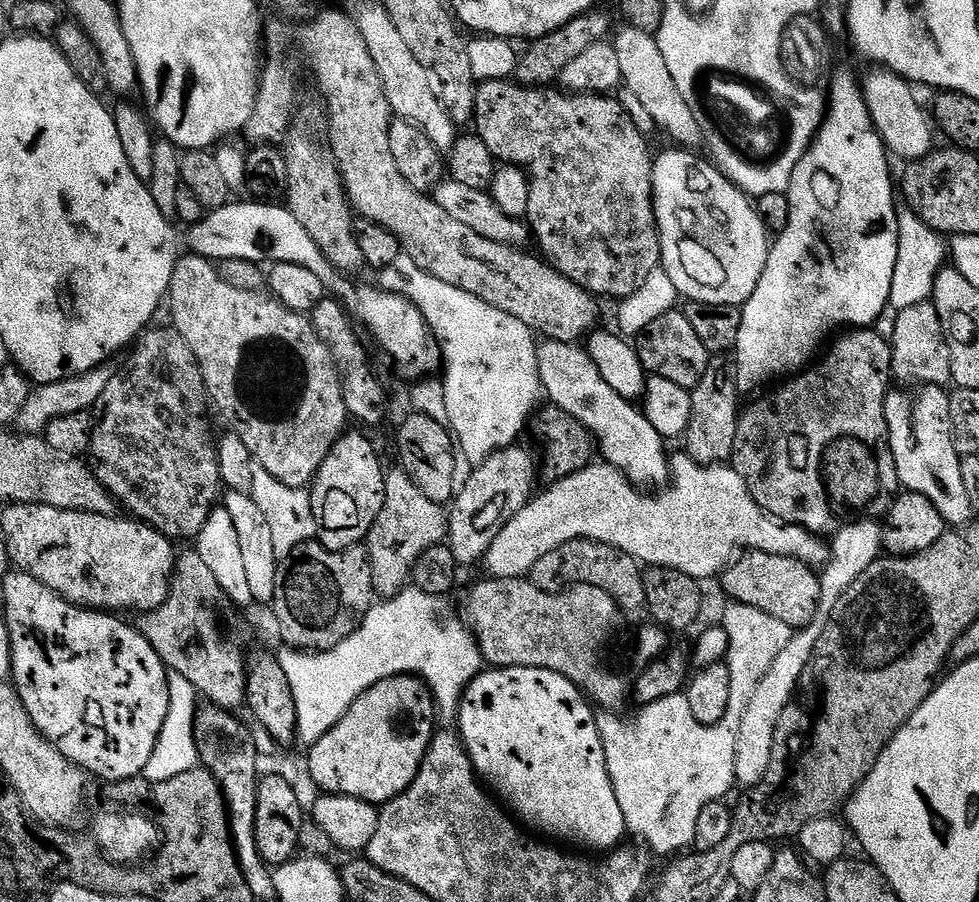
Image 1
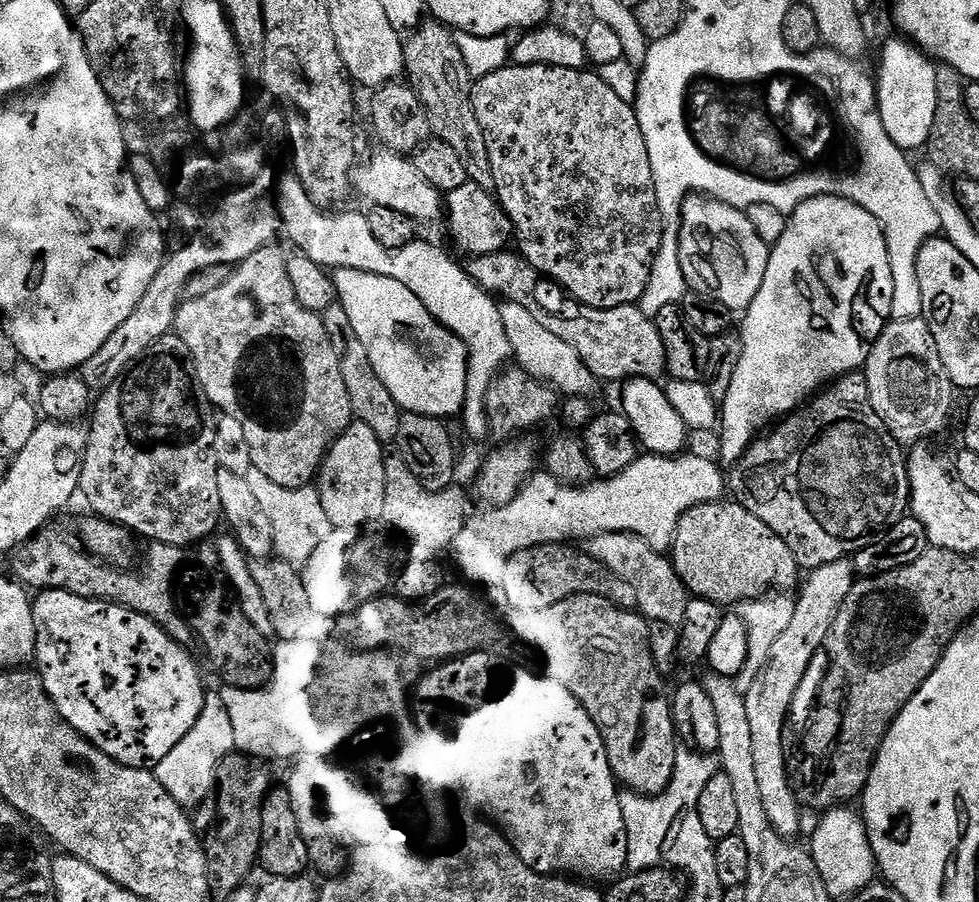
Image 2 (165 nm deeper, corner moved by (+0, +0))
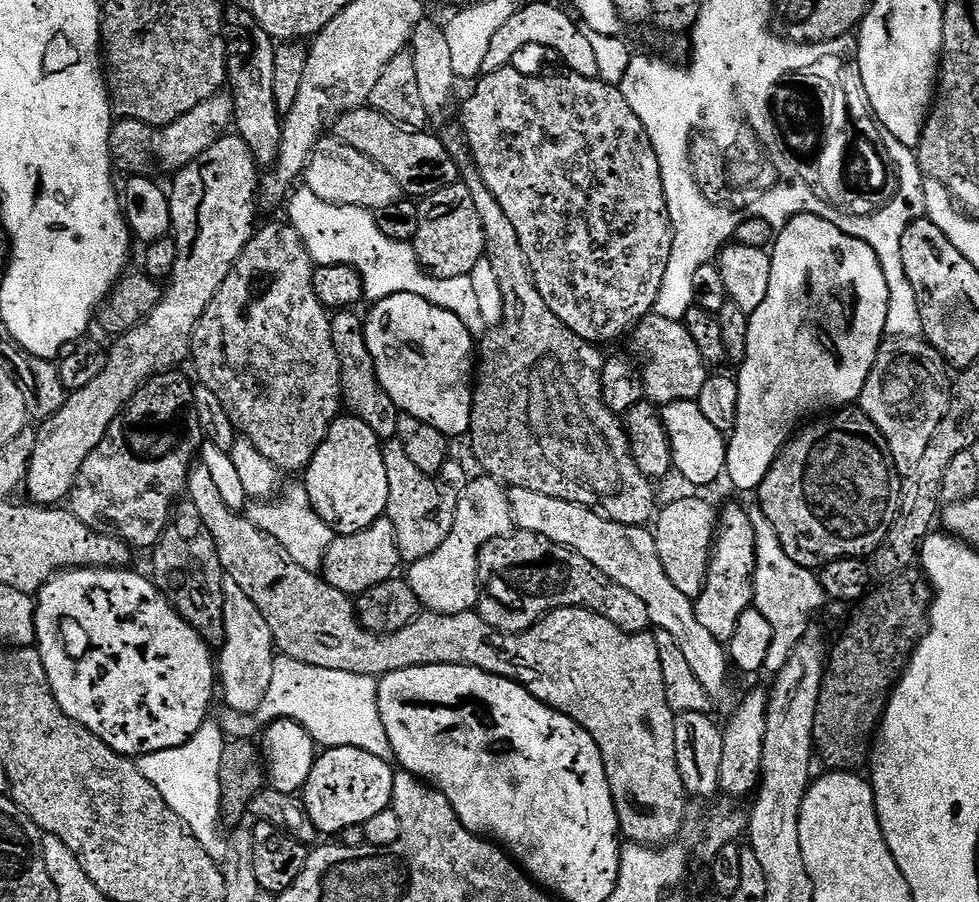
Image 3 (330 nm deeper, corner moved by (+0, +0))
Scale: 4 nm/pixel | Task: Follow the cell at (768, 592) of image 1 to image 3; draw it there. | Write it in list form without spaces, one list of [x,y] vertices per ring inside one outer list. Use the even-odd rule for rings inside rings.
[[[692,495],[696,496],[684,496],[681,500],[676,500],[665,508],[663,505],[659,509],[654,520],[654,525],[656,524],[654,535],[658,546],[658,558],[662,558],[662,570],[666,570],[670,582],[674,582],[674,586],[682,590],[682,594],[695,598],[704,589],[704,579],[708,573],[708,557],[712,555],[716,535],[718,512],[700,497],[703,495]]]

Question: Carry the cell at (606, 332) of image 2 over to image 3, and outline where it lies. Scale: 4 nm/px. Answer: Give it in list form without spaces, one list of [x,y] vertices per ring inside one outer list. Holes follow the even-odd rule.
[[[649,314],[636,325],[630,340],[636,343],[636,348],[644,359],[644,395],[651,403],[663,406],[683,400],[699,401],[710,368],[705,364],[702,354],[698,354],[698,346],[694,343],[694,338],[690,338],[684,323]]]

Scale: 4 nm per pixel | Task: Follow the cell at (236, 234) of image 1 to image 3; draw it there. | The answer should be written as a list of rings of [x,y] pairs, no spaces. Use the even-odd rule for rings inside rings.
[[[394,294],[390,298],[382,298],[375,301],[371,307],[372,309],[369,310],[368,316],[366,312],[364,333],[366,334],[366,346],[370,350],[370,358],[374,358],[374,366],[378,370],[378,382],[382,382],[382,390],[386,390],[386,394],[390,394],[394,406],[400,409],[403,415],[422,418],[422,422],[430,422],[430,426],[434,426],[434,430],[442,430],[442,434],[449,438],[455,438],[455,436],[467,437],[472,426],[474,337],[468,333],[466,326],[462,326],[460,319],[454,314],[450,314],[450,310],[442,310],[438,306],[426,302],[426,298],[418,298],[418,294]]]

